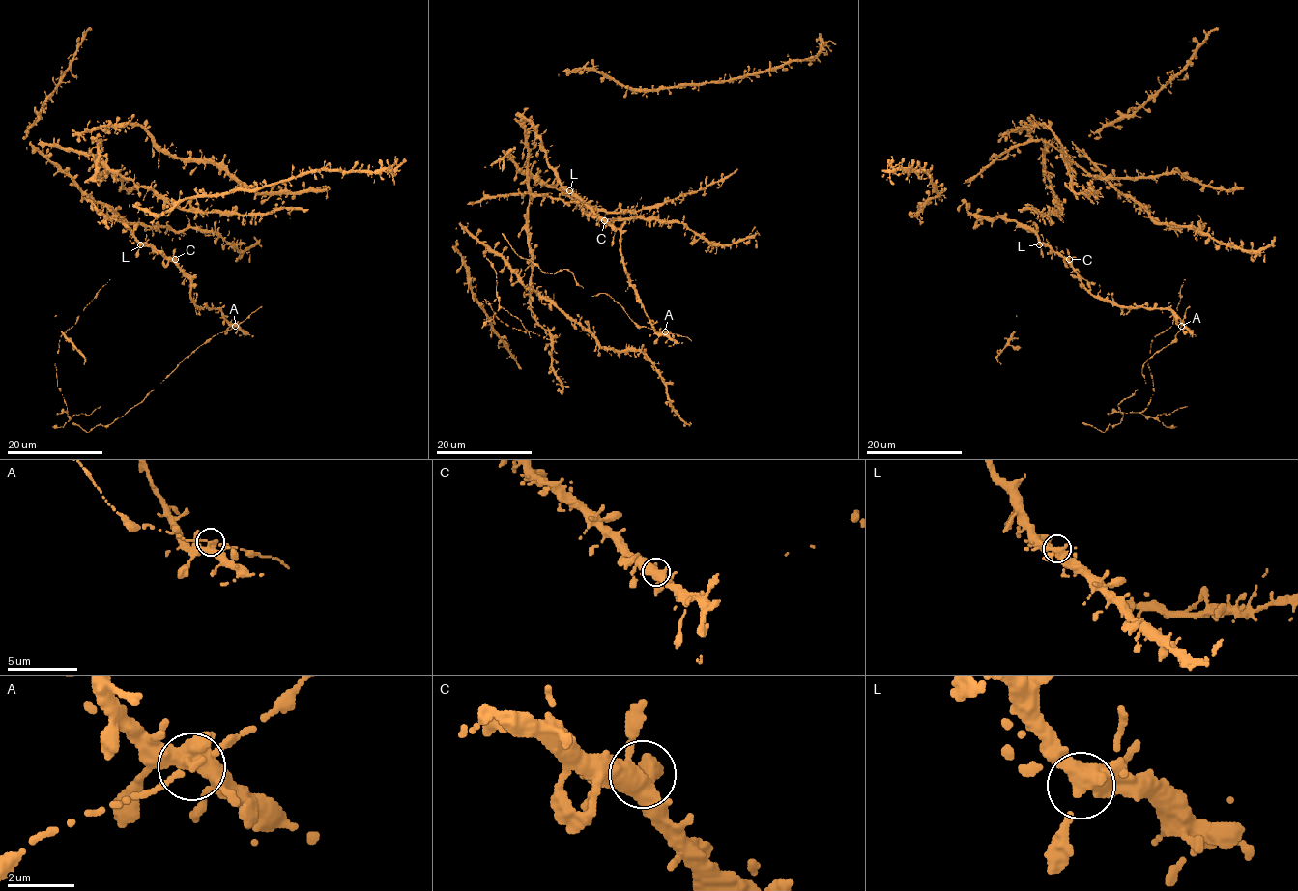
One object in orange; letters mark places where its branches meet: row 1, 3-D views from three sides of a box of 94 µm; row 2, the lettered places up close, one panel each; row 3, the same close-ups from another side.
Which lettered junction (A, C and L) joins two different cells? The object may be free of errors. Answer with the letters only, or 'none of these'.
none of these

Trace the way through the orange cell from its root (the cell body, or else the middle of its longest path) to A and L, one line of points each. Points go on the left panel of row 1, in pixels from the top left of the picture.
A: (172, 262), (190, 280), (190, 297), (194, 302), (199, 307), (218, 308), (235, 327)
L: (172, 262), (149, 246), (140, 244)

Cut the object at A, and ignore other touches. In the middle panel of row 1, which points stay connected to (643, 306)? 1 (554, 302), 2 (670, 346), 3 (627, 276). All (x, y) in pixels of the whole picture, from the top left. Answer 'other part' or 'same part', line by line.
1: same part
2: same part
3: same part

